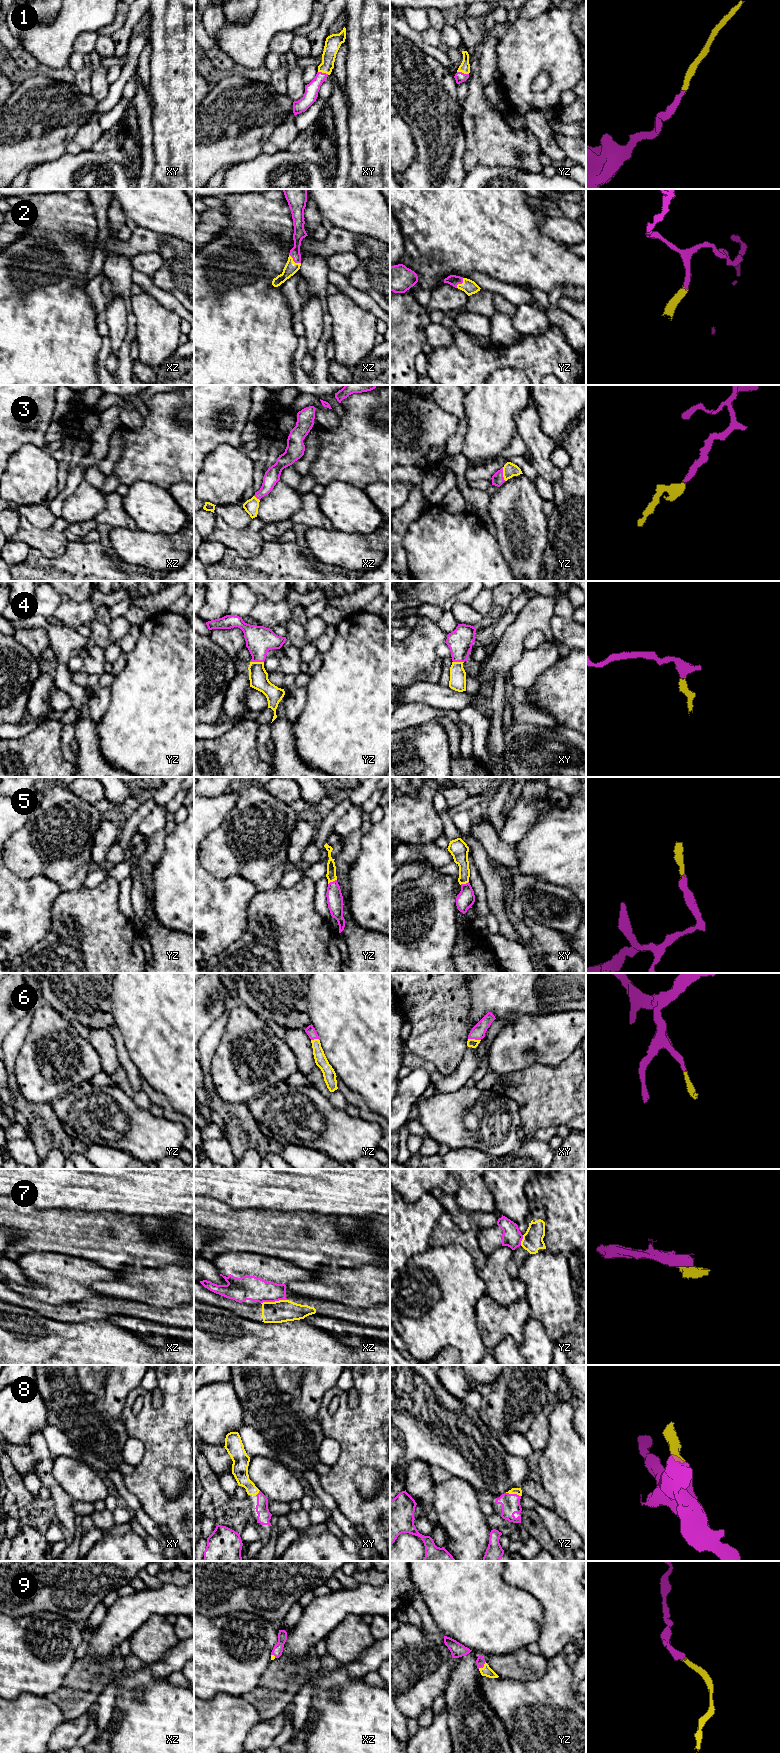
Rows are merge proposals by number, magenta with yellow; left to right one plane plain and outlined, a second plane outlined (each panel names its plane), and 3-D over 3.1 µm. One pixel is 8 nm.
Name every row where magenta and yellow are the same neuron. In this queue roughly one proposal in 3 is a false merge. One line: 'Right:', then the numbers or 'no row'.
Right: 1, 2, 3, 4, 5, 6, 8, 9

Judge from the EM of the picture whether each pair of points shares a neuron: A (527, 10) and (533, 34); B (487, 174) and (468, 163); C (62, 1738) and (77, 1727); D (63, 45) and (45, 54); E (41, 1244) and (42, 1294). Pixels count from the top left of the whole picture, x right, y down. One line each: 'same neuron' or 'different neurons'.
A: different neurons
B: different neurons
C: same neuron
D: same neuron
E: different neurons

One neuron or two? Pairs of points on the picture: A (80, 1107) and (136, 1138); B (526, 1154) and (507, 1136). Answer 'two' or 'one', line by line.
A: one
B: two

